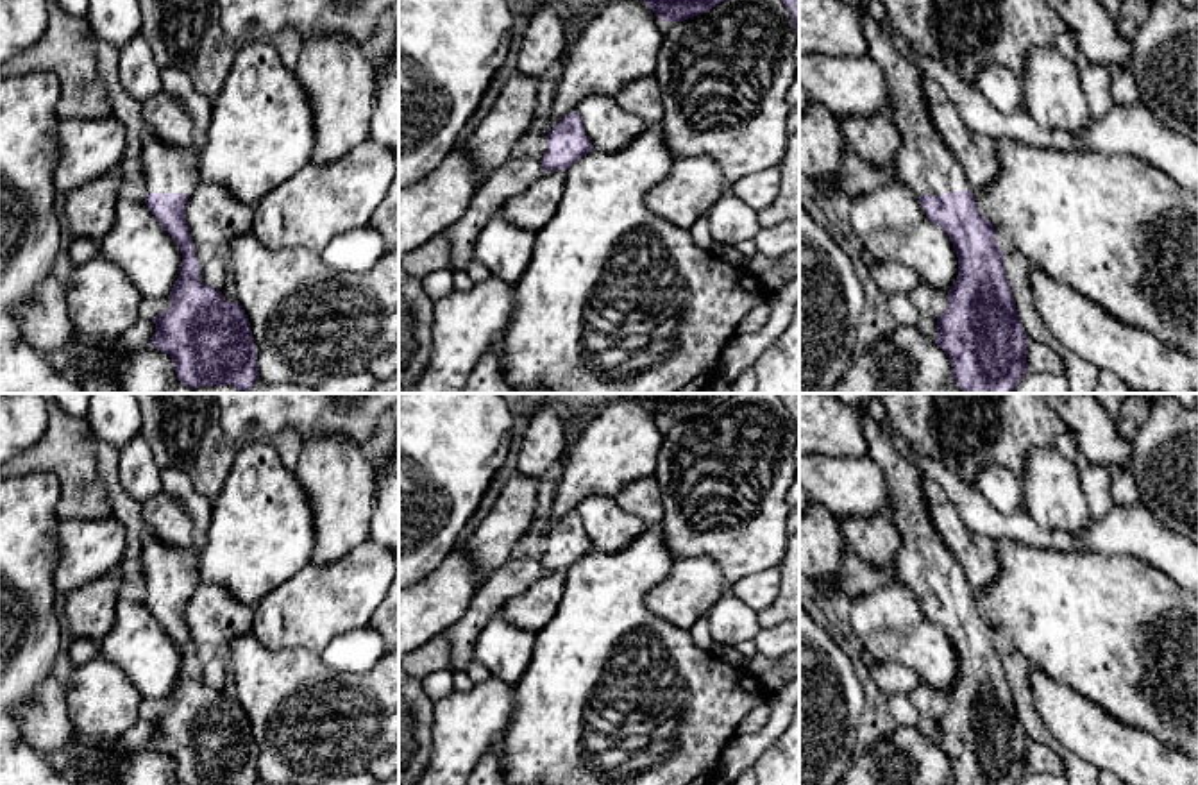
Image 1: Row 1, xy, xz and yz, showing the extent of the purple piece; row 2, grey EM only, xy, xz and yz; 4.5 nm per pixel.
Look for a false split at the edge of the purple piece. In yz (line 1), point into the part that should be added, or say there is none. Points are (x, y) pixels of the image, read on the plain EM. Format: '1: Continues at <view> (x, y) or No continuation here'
1: Continues at yz (925, 564)

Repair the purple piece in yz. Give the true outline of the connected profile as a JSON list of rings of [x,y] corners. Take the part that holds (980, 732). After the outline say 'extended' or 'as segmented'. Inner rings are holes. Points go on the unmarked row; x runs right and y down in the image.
[[[855,402],[869,458],[885,476],[890,510],[901,535],[896,572],[921,601],[930,622],[951,640],[958,676],[948,708],[937,717],[935,744],[951,762],[957,785],[1017,785],[1026,767],[1026,731],[1019,721],[994,626],[976,608],[964,569],[928,515],[921,472]]]; extended

